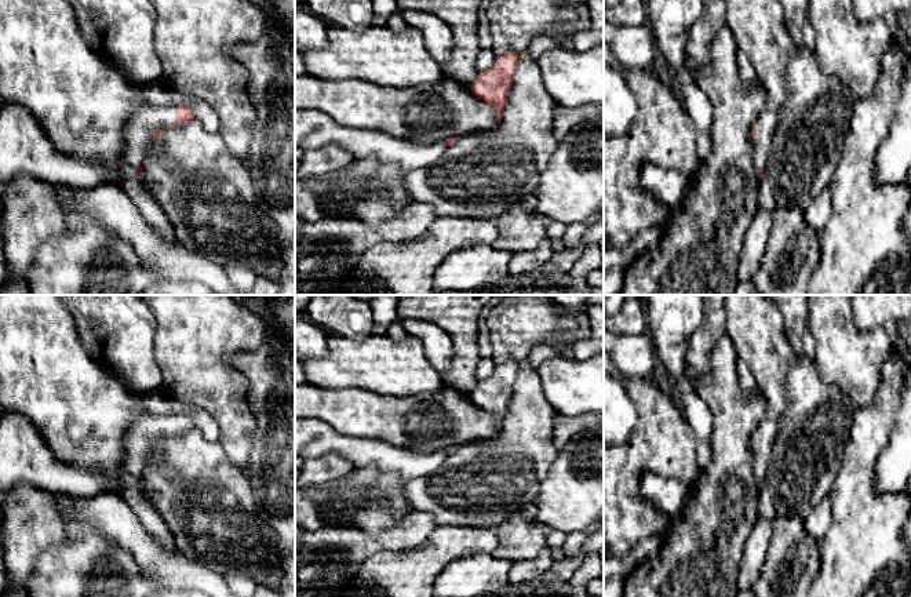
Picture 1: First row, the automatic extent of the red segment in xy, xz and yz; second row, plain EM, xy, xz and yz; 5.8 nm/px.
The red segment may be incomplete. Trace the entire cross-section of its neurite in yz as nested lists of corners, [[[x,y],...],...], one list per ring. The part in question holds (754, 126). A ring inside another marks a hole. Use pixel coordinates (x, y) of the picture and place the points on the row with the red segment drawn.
[[[725,0],[725,4],[726,25],[737,50],[748,55],[757,81],[766,91],[764,110],[751,125],[754,165],[759,175],[766,167],[779,114],[787,101],[786,68],[798,48],[787,30],[779,0]]]

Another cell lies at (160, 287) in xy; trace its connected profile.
[[[157,281],[143,291],[142,295],[214,295],[214,292],[198,281]]]

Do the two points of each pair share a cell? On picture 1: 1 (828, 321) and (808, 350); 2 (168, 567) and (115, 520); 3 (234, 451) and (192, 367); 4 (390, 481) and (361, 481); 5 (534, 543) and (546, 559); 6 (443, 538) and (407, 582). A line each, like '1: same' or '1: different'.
1: different
2: same
3: same
4: same
5: different
6: same

